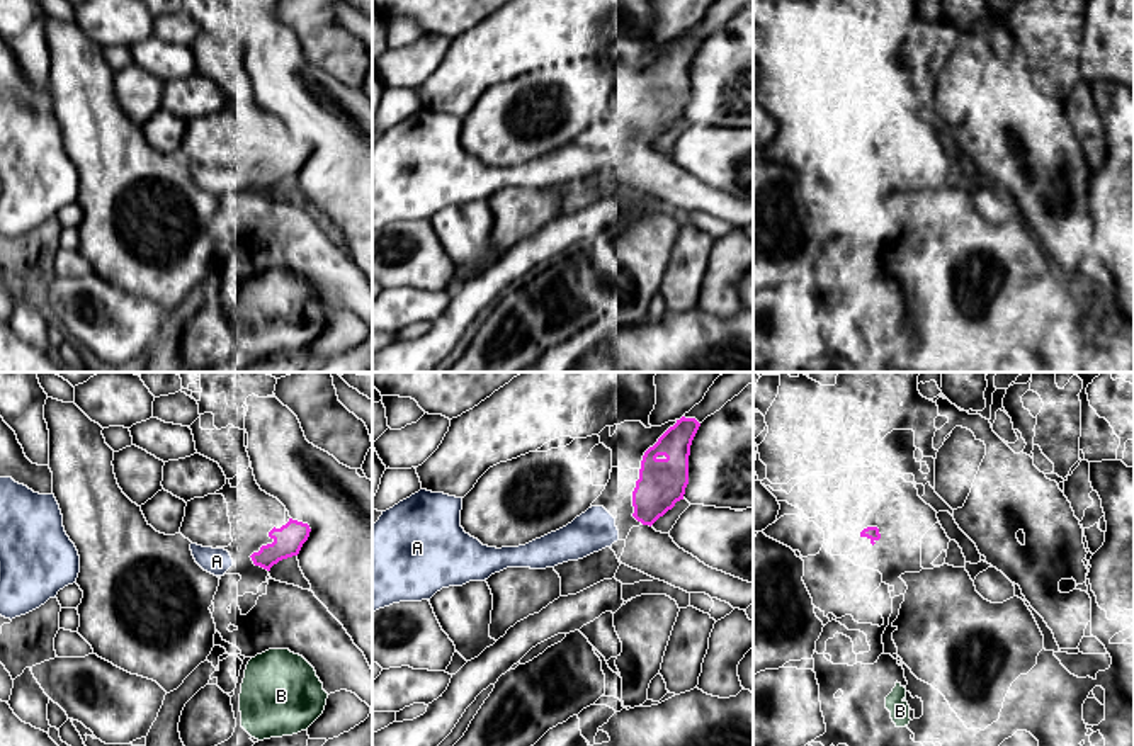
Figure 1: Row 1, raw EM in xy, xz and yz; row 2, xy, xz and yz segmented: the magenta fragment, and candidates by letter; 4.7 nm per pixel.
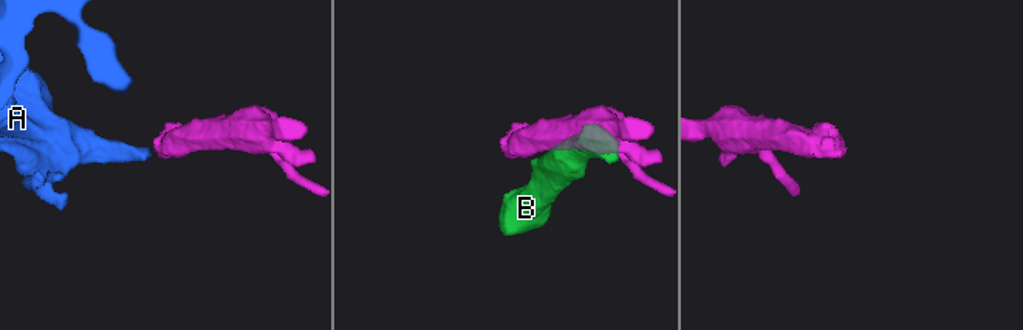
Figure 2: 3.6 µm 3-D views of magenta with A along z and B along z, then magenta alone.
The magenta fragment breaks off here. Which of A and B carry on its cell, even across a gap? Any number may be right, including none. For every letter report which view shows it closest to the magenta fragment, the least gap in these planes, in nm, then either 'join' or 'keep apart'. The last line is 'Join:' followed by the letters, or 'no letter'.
A: view xy; gap 90 nm; keep apart
B: view xy; gap 380 nm; keep apart
Join: no letter

